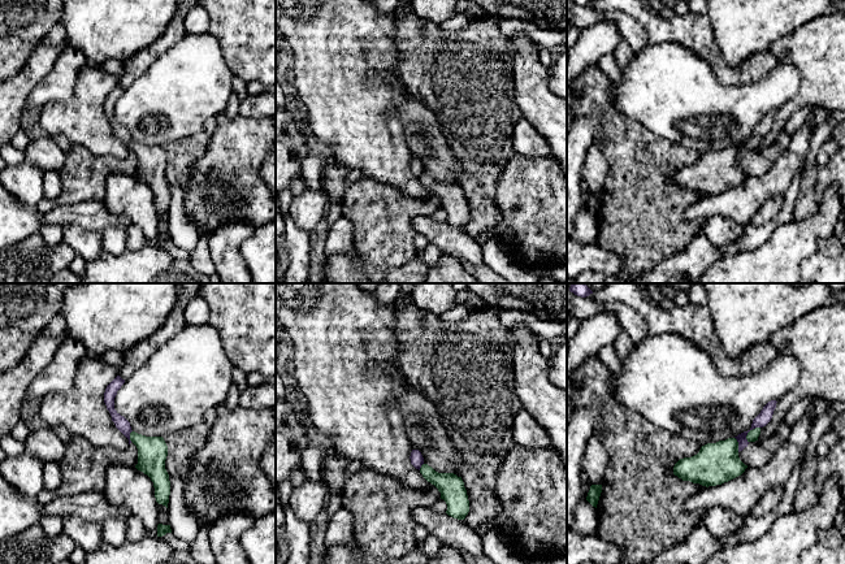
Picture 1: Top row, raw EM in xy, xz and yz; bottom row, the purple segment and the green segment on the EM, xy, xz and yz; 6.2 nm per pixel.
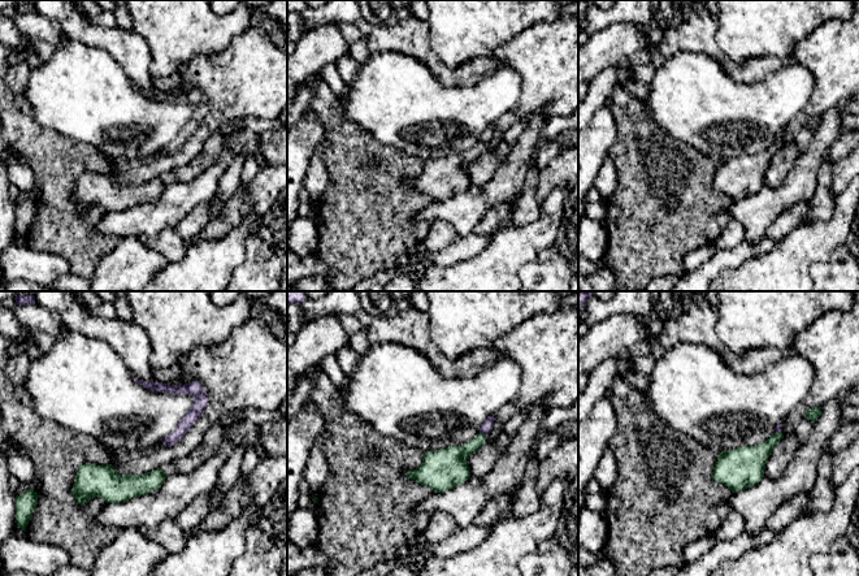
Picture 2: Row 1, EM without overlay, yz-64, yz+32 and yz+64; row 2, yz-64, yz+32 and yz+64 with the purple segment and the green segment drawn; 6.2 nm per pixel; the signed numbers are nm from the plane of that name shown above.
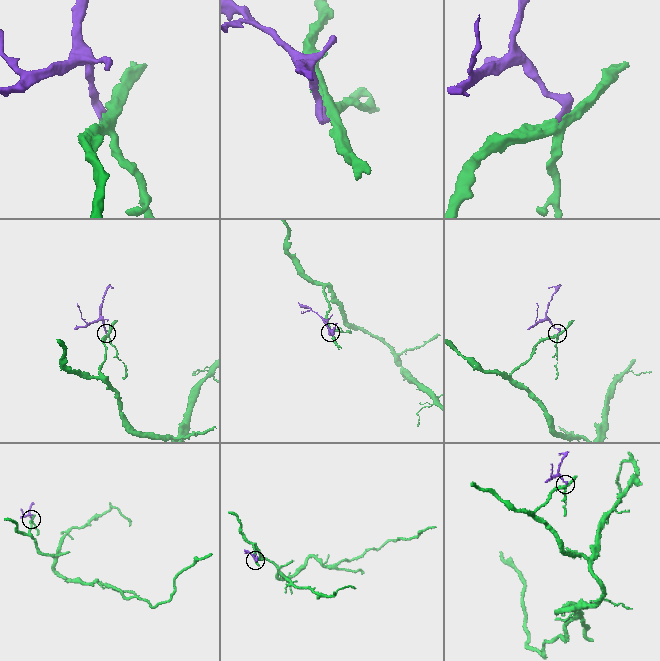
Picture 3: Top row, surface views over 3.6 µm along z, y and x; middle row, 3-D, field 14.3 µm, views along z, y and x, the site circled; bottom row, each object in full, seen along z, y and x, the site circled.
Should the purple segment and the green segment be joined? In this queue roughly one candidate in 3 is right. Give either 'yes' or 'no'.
no

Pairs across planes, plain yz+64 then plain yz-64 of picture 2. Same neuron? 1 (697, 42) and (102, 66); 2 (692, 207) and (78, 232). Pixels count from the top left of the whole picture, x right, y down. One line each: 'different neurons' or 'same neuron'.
1: different neurons
2: same neuron

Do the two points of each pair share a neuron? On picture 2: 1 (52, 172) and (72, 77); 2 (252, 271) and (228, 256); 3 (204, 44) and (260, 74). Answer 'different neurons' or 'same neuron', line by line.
1: different neurons
2: different neurons
3: different neurons

